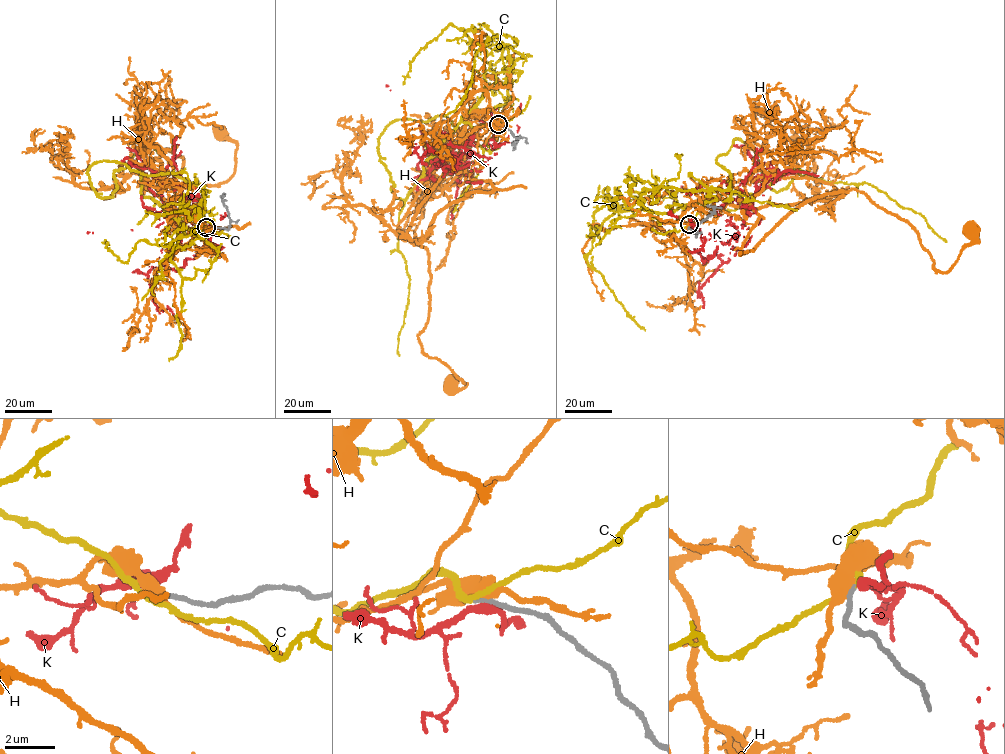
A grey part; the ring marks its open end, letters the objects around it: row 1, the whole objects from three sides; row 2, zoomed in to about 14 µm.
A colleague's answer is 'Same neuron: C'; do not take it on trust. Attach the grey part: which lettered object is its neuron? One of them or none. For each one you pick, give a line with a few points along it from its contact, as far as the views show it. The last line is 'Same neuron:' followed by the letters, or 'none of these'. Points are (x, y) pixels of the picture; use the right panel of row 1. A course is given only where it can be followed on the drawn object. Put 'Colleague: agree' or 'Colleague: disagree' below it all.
C: Its course: (689, 225), (806, 174), (773, 190), (735, 139), (729, 189), (627, 208), (599, 185)
Same neuron: C
Colleague: agree

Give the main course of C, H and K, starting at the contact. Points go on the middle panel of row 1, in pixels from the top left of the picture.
C: (499, 124), (461, 121), (396, 197), (391, 122), (494, 135), (510, 62), (483, 23)
H: (499, 124), (476, 126), (453, 146), (405, 238), (428, 252), (429, 314), (418, 337), (466, 385), (451, 383)
K: (499, 125), (489, 158), (462, 154), (458, 168), (452, 153), (444, 167), (468, 161), (480, 126), (494, 119)

